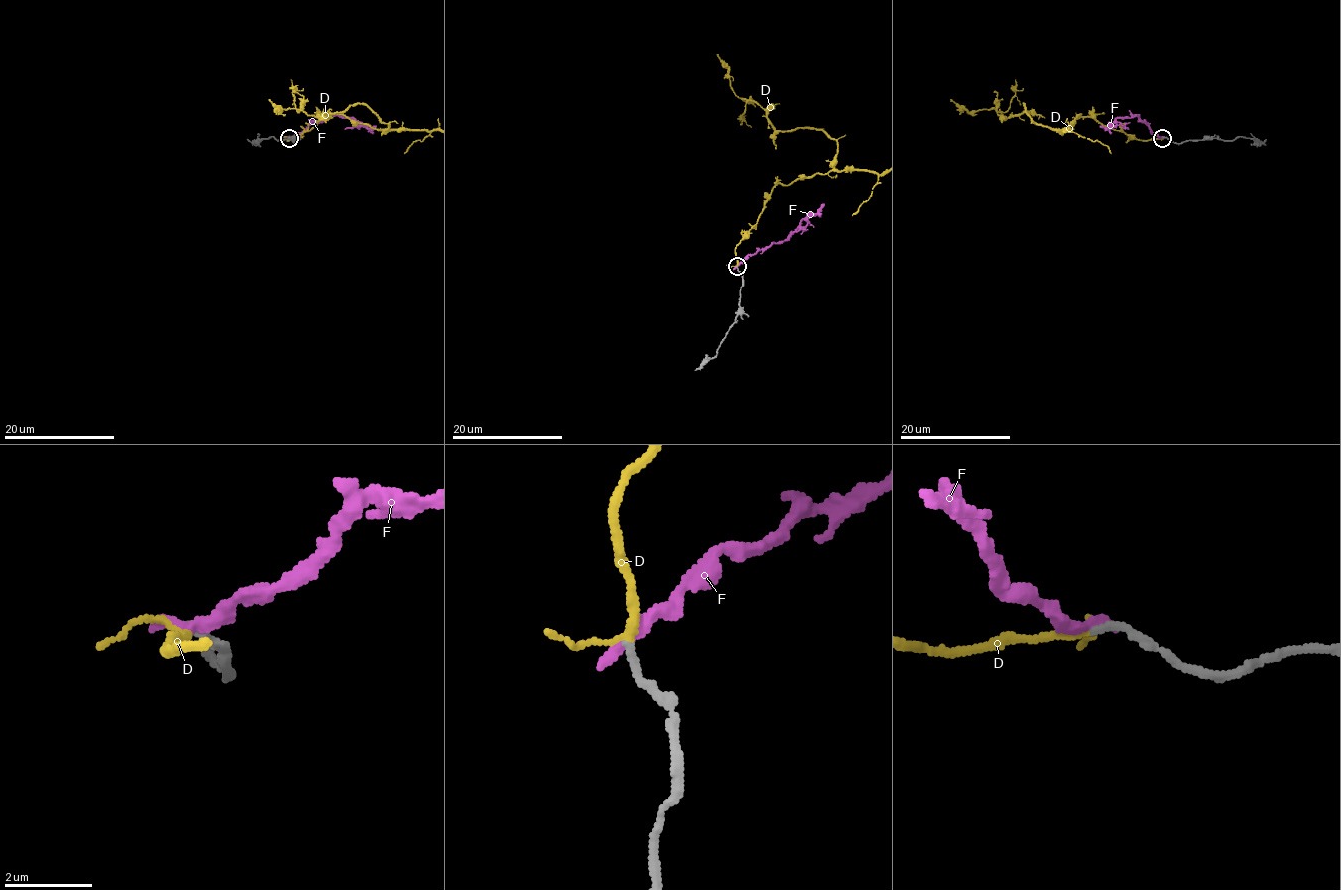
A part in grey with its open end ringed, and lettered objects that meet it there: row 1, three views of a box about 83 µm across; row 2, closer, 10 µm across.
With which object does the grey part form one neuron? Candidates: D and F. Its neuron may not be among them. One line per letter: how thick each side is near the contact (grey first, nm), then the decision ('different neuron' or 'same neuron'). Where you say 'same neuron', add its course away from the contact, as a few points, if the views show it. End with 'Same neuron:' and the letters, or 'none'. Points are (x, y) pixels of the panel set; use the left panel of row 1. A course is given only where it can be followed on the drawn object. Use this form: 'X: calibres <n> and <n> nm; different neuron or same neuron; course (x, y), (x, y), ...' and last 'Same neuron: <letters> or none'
D: calibres 160 and 160 nm; same neuron
F: calibres 180 and 320 nm; different neuron
Same neuron: D

